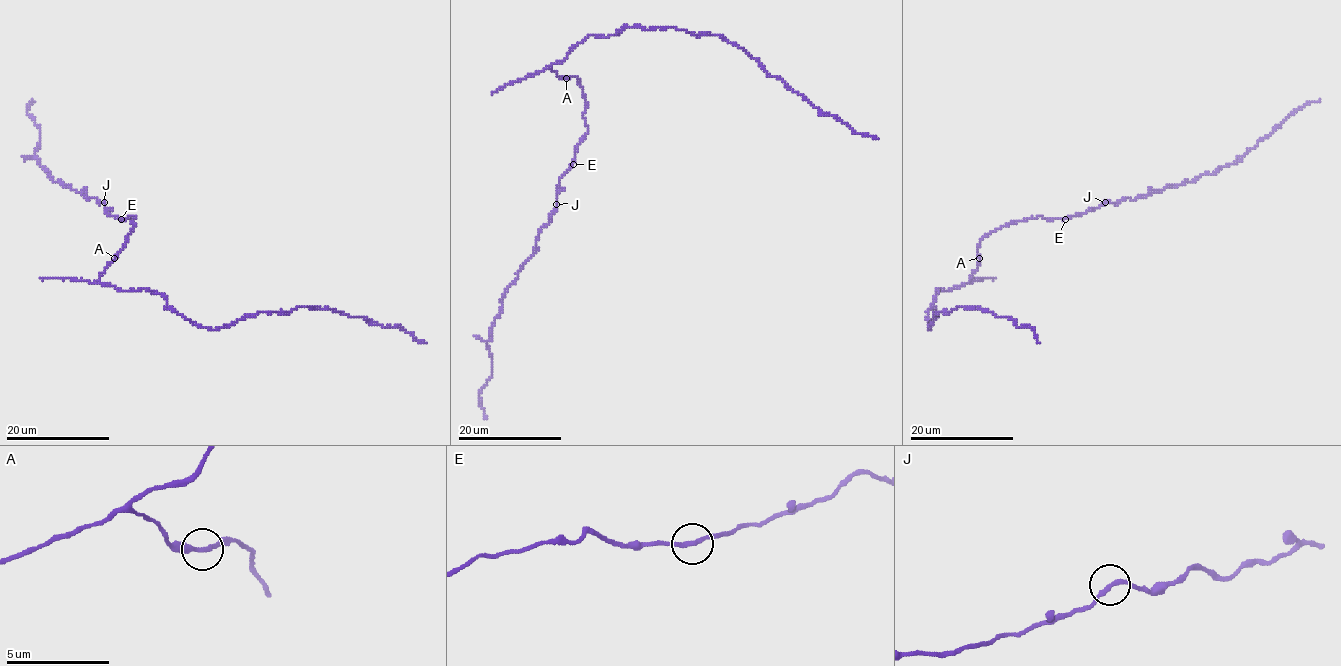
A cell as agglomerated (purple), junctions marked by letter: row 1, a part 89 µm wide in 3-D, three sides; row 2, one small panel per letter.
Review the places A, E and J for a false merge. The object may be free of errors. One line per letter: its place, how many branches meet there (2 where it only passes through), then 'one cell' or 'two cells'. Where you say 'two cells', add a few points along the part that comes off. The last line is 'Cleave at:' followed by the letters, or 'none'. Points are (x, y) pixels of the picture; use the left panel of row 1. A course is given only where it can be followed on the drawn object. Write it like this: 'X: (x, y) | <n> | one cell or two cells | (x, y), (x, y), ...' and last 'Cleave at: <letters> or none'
A: (114, 258) | 2 | one cell
E: (121, 219) | 2 | one cell
J: (104, 202) | 2 | one cell
Cleave at: none

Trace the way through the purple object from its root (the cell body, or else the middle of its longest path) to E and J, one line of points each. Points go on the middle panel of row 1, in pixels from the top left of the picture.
E: (568, 77), (578, 78), (586, 102), (583, 118), (587, 134), (577, 148), (573, 164)
J: (568, 77), (577, 77), (582, 87), (587, 134), (577, 148), (573, 165), (560, 179), (556, 204)

